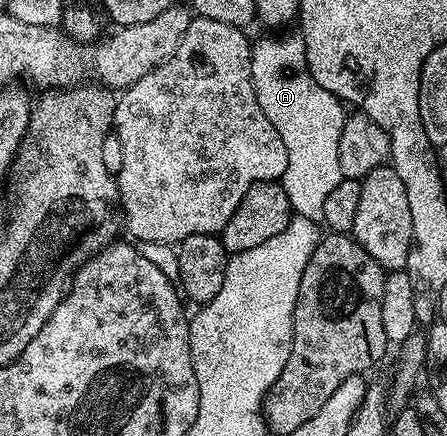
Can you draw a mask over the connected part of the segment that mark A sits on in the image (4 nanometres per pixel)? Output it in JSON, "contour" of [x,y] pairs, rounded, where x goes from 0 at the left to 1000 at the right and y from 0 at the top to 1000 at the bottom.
{"contour":[[[669,80],[573,92],[562,108],[562,179],[593,273],[620,291],[620,310],[642,326],[642,381],[629,422],[638,447],[647,447],[651,477],[667,495],[720,509],[727,456],[754,420],[772,413],[754,365],[772,275],[770,234],[700,181],[687,151],[682,99]]]}

